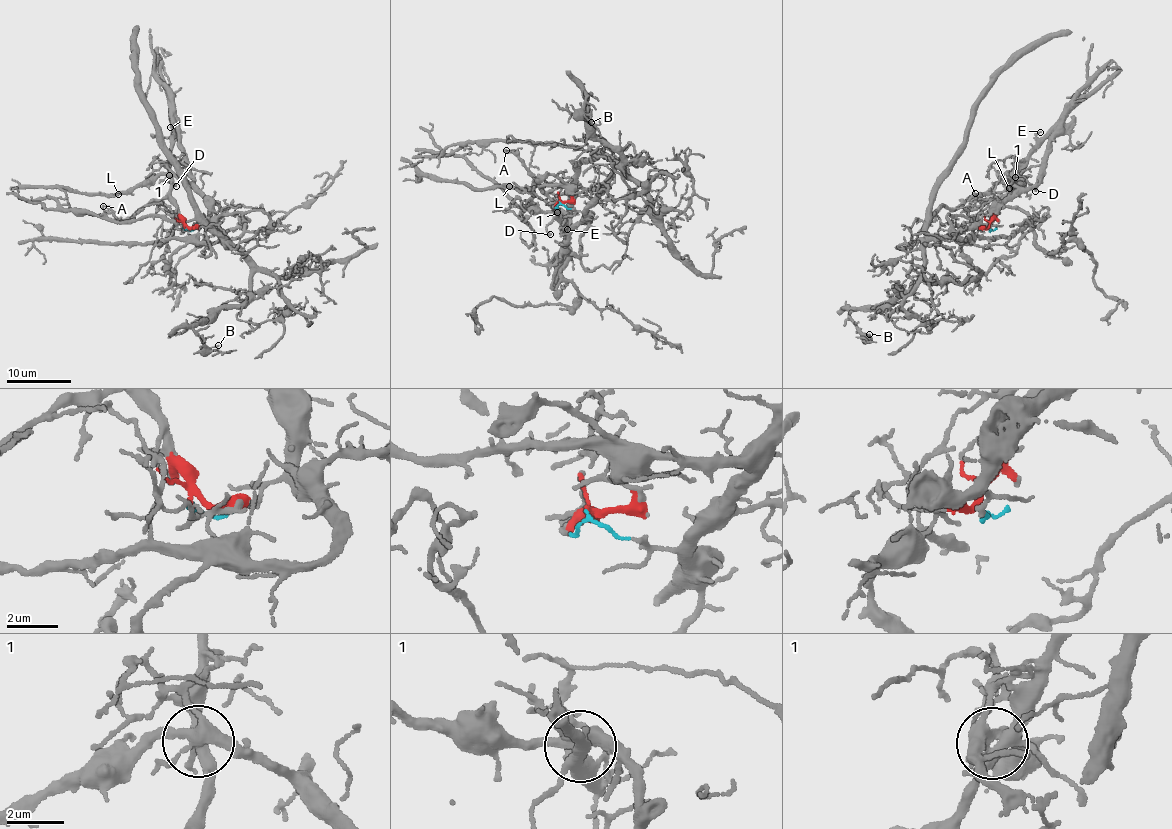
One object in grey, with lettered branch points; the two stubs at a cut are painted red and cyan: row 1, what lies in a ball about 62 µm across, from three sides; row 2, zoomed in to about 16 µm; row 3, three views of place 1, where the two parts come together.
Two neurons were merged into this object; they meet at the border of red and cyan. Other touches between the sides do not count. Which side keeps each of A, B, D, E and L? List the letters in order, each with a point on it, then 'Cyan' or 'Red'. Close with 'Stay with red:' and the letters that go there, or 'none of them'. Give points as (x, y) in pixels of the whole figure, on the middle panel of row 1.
A: Place: (506, 150). Red
B: Place: (591, 122). Cyan
D: Place: (550, 234). Red
E: Place: (567, 229). Red
L: Place: (509, 186). Cyan
Stay with red: A, D, E

